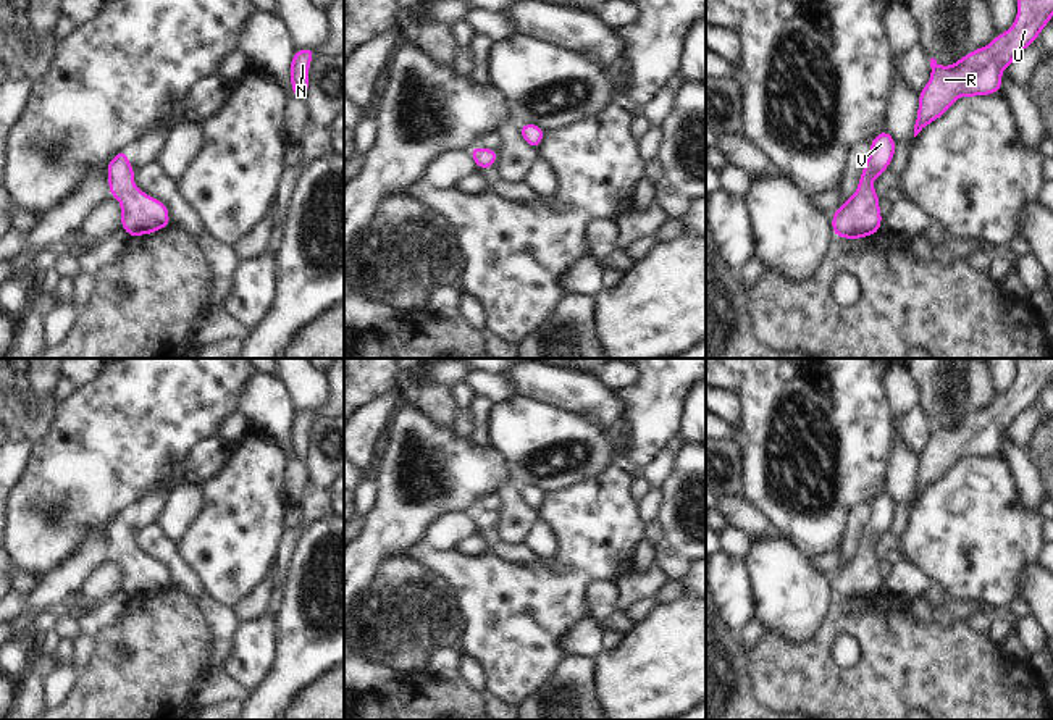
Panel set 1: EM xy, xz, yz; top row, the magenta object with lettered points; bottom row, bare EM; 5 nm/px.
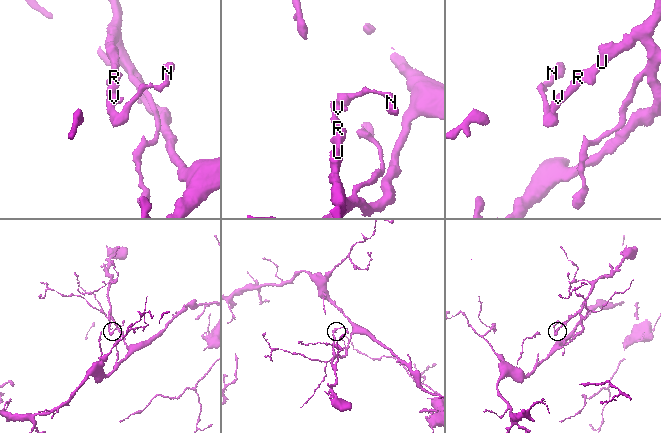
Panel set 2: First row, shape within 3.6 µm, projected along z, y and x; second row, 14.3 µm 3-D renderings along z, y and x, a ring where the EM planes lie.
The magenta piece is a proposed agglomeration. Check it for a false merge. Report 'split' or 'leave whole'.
leave whole

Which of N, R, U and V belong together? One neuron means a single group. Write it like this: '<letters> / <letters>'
N R U V

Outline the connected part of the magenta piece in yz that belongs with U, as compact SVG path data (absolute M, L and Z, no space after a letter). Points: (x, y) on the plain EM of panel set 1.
M1017 358L1013 387L984 410L974 410L951 428L930 420L932 436L919 454L914 499L937 483L959 458L992 457L1001 452L1001 436L1030 408L1053 378L1053 358Z

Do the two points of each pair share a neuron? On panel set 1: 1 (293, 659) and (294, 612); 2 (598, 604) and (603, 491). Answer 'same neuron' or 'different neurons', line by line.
1: same neuron
2: different neurons

